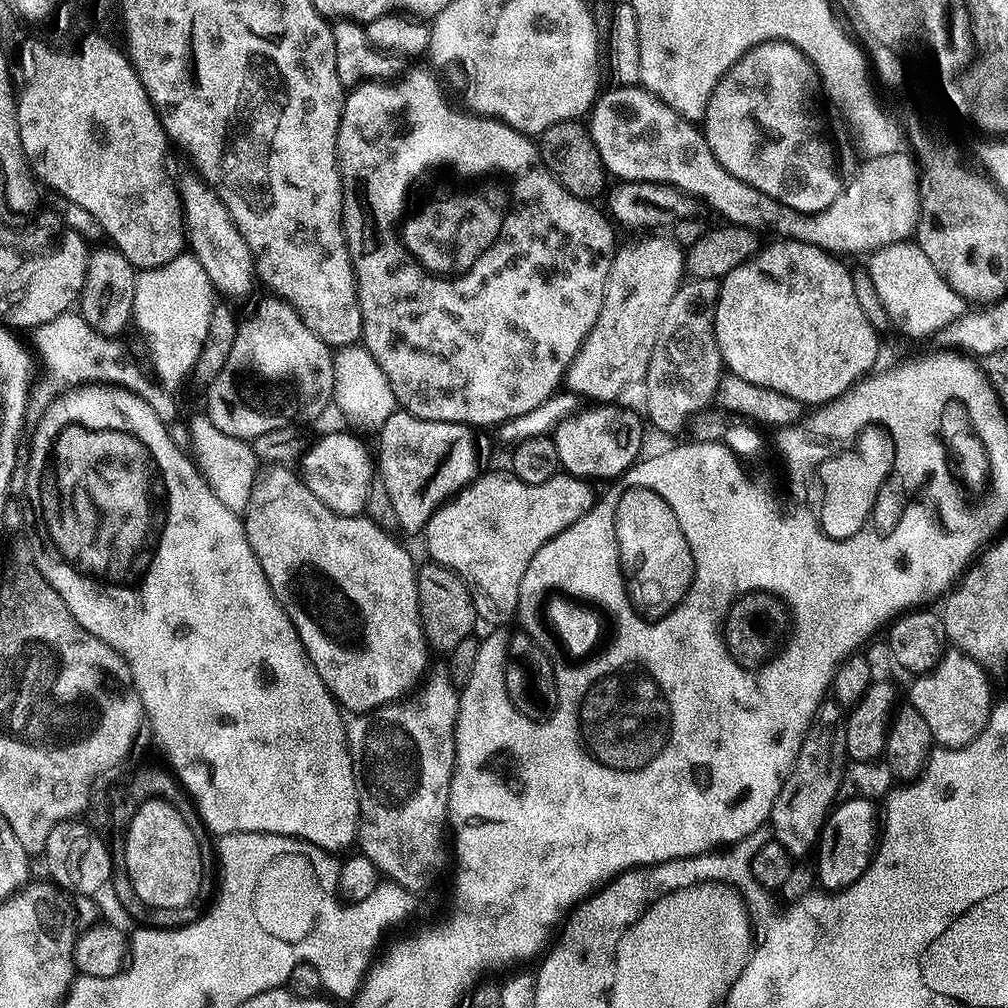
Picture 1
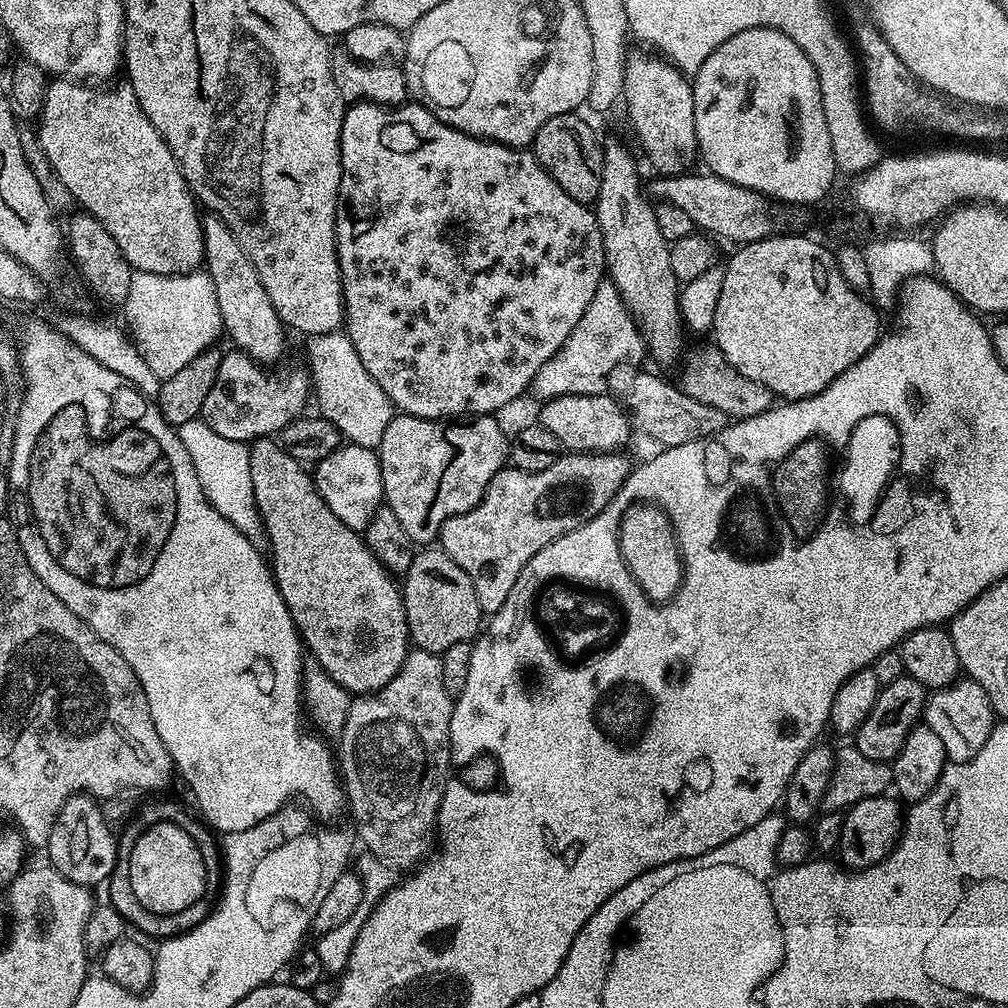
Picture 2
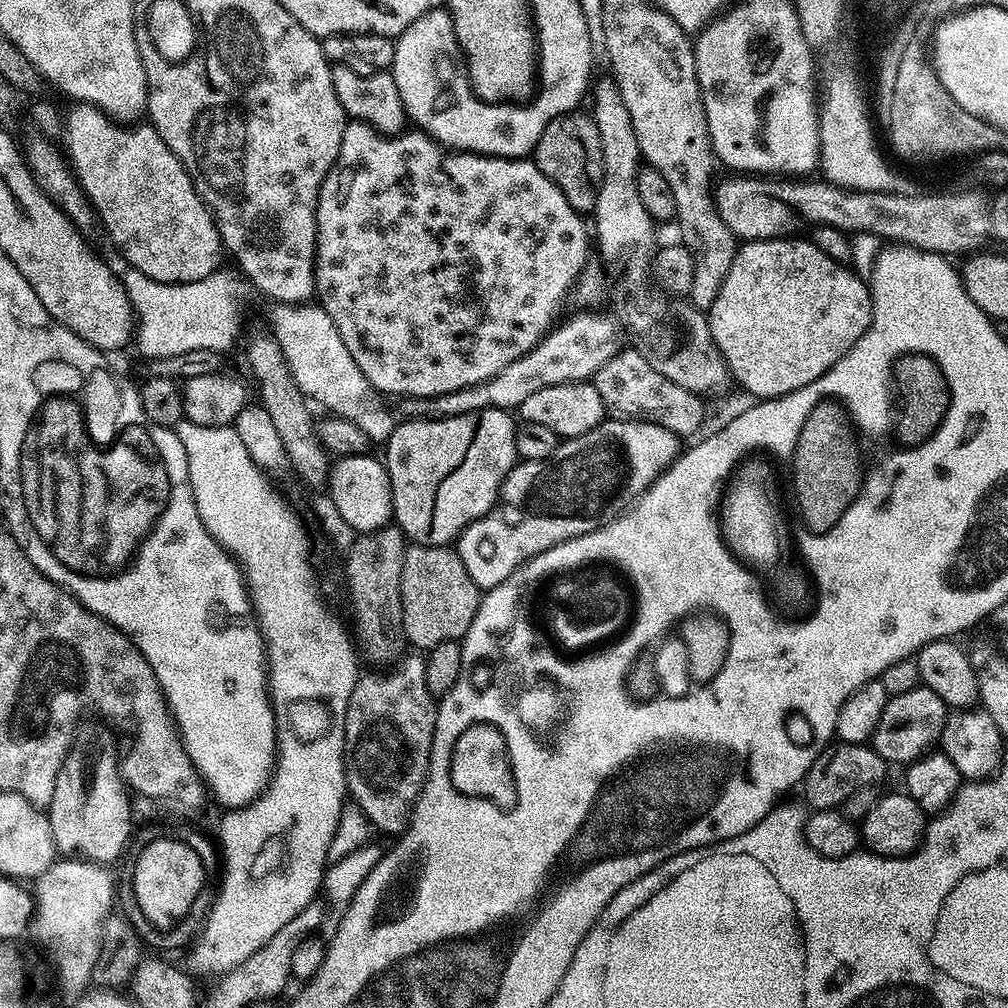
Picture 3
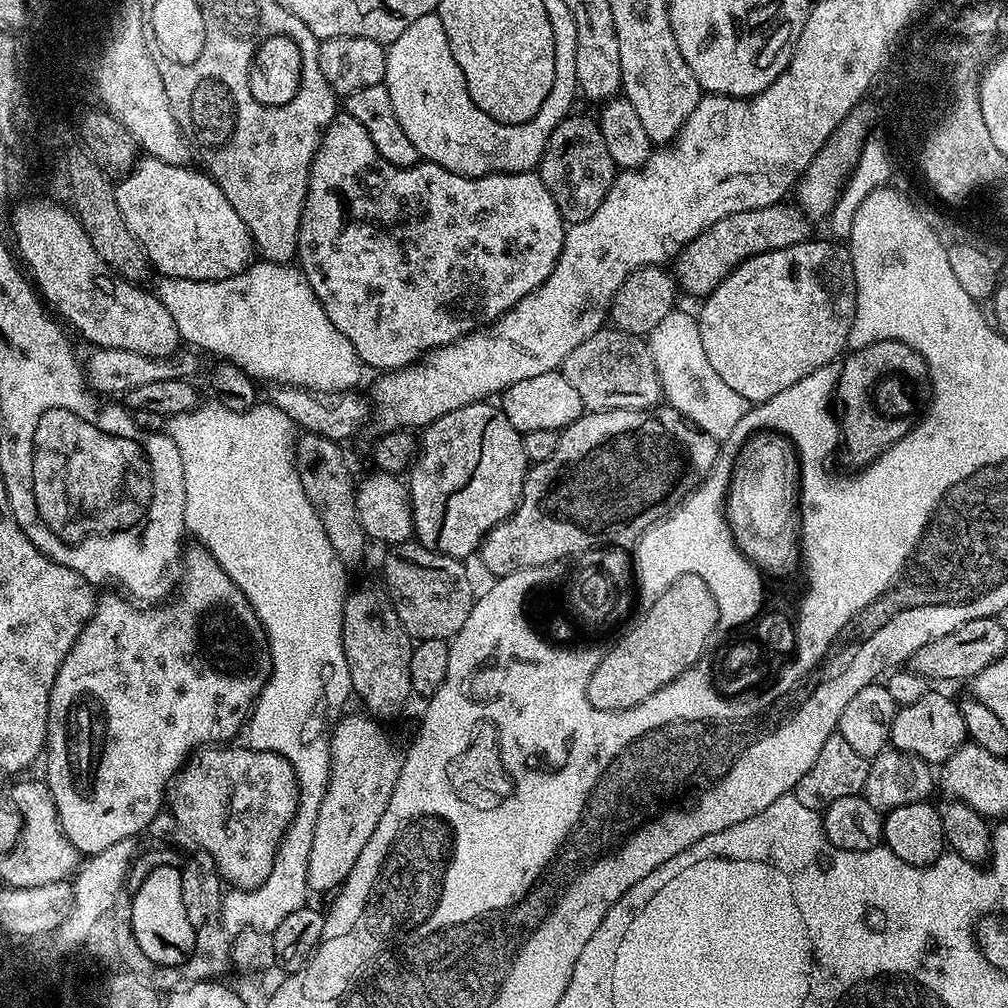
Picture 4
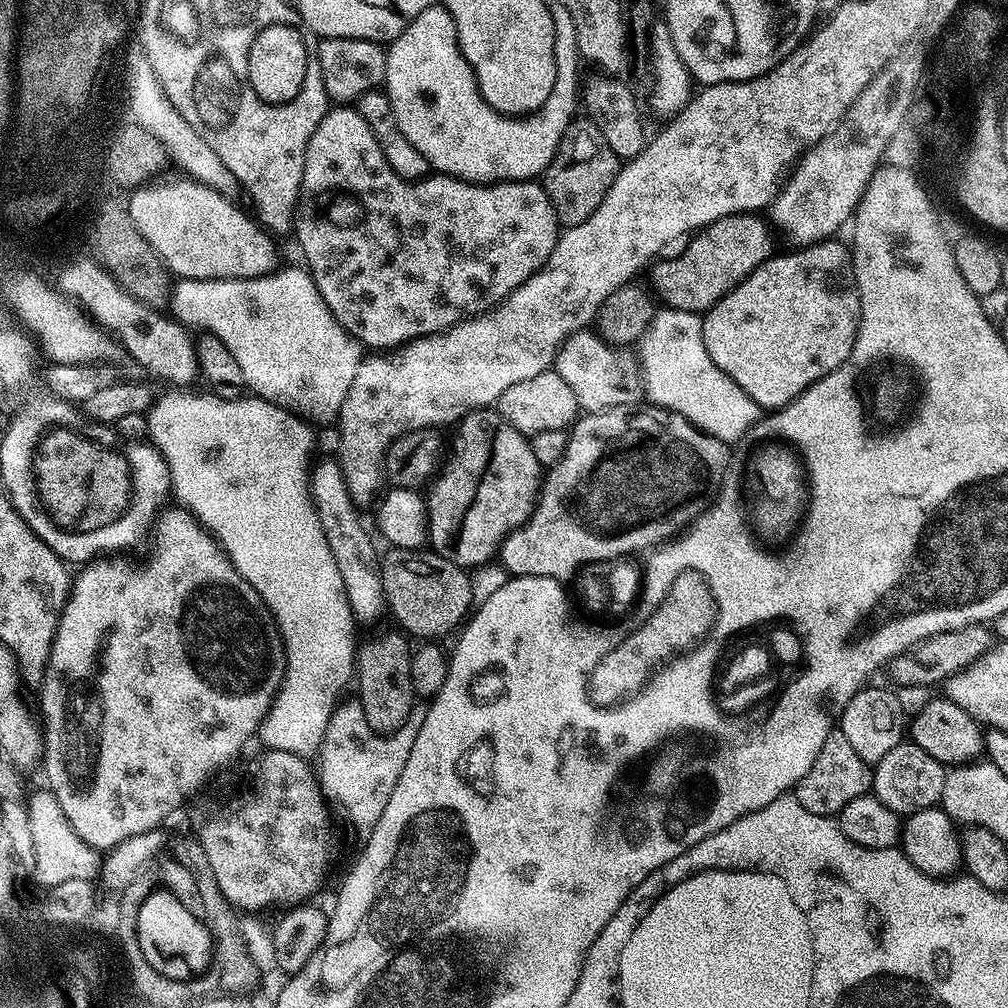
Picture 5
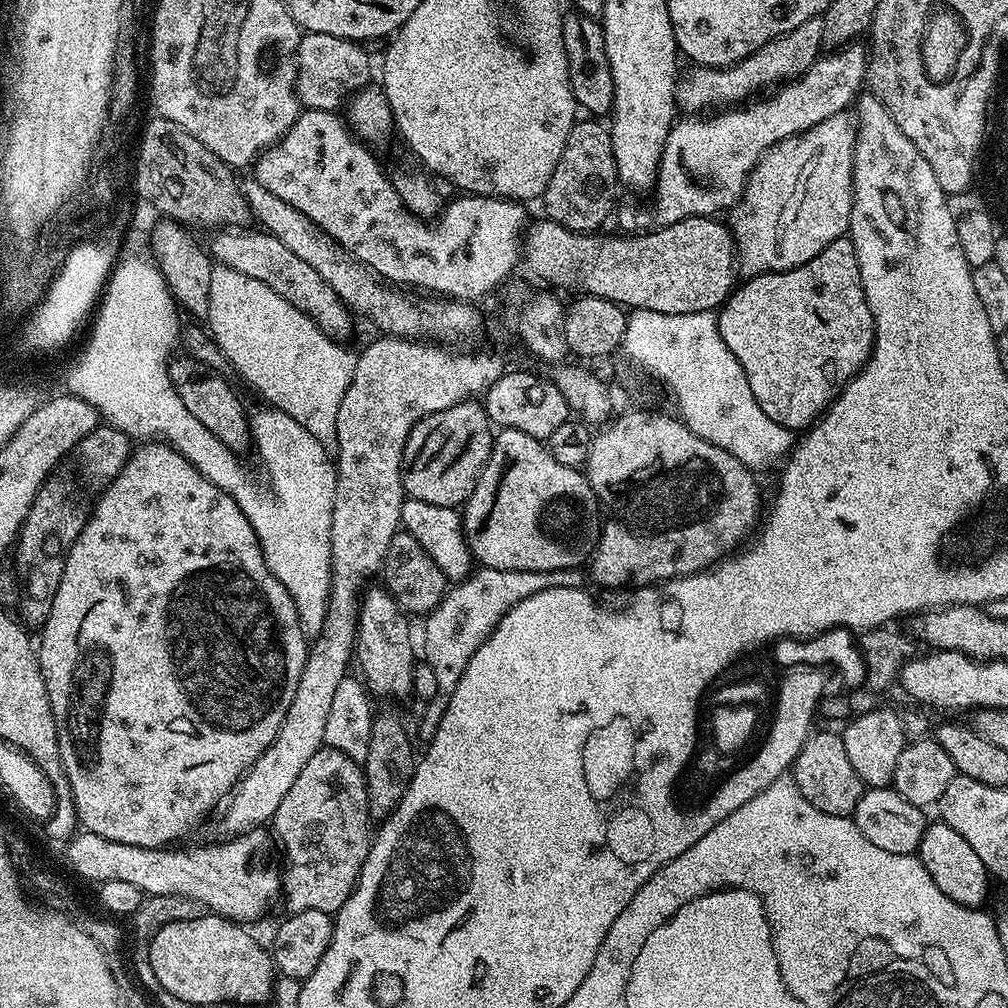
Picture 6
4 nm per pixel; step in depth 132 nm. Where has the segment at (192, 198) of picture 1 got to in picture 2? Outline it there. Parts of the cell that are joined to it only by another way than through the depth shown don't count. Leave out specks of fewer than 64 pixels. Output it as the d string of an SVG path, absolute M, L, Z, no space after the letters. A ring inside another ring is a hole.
M205 215L202 220L202 238L204 239L204 263L203 267L208 277L214 282L214 294L218 298L218 310L220 311L220 323L223 331L233 340L235 347L261 366L276 364L284 356L284 332L286 326L280 321L280 315L274 310L274 302L270 302L270 294L266 294L266 286L262 286L262 278L258 278L258 270L254 270L254 262L246 258L246 250L238 246L238 238L222 222L220 216Z

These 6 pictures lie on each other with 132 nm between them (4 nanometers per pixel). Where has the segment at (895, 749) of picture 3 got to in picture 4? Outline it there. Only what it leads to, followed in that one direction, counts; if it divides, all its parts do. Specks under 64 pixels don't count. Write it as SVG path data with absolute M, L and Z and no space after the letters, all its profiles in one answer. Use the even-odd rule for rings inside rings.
M930 690L926 698L897 707L890 744L899 752L922 758L930 766L940 766L965 743L967 735L959 703L936 690Z

